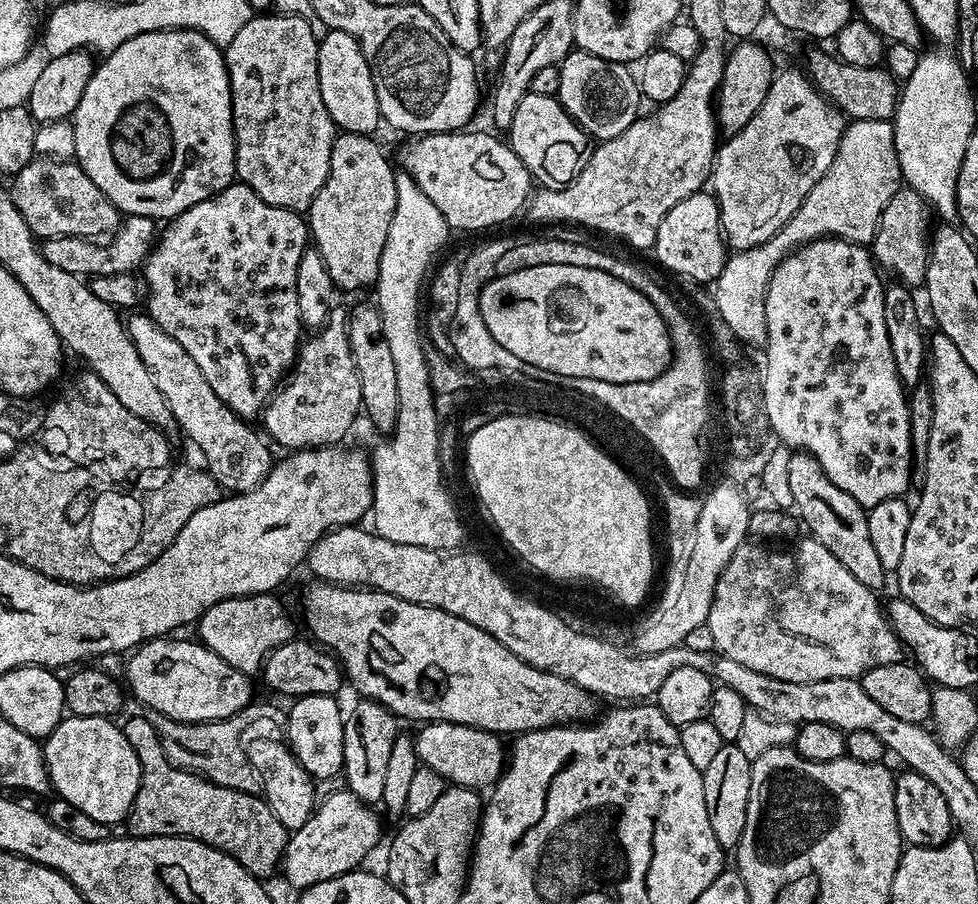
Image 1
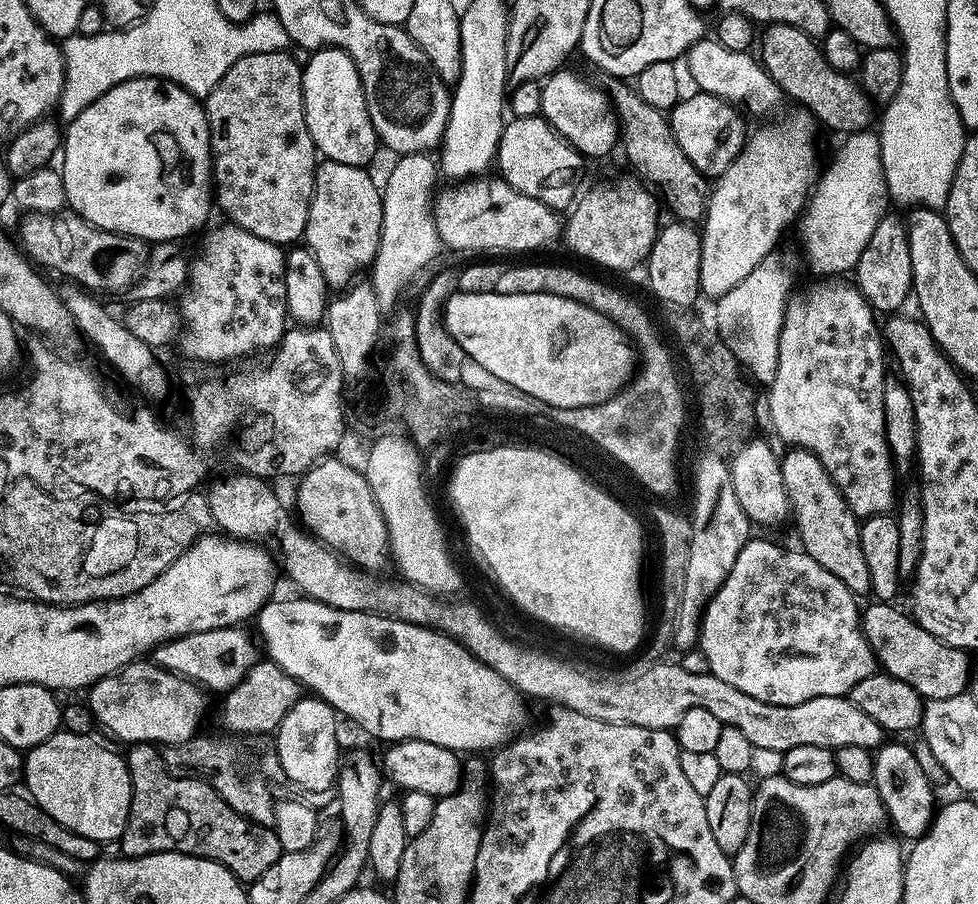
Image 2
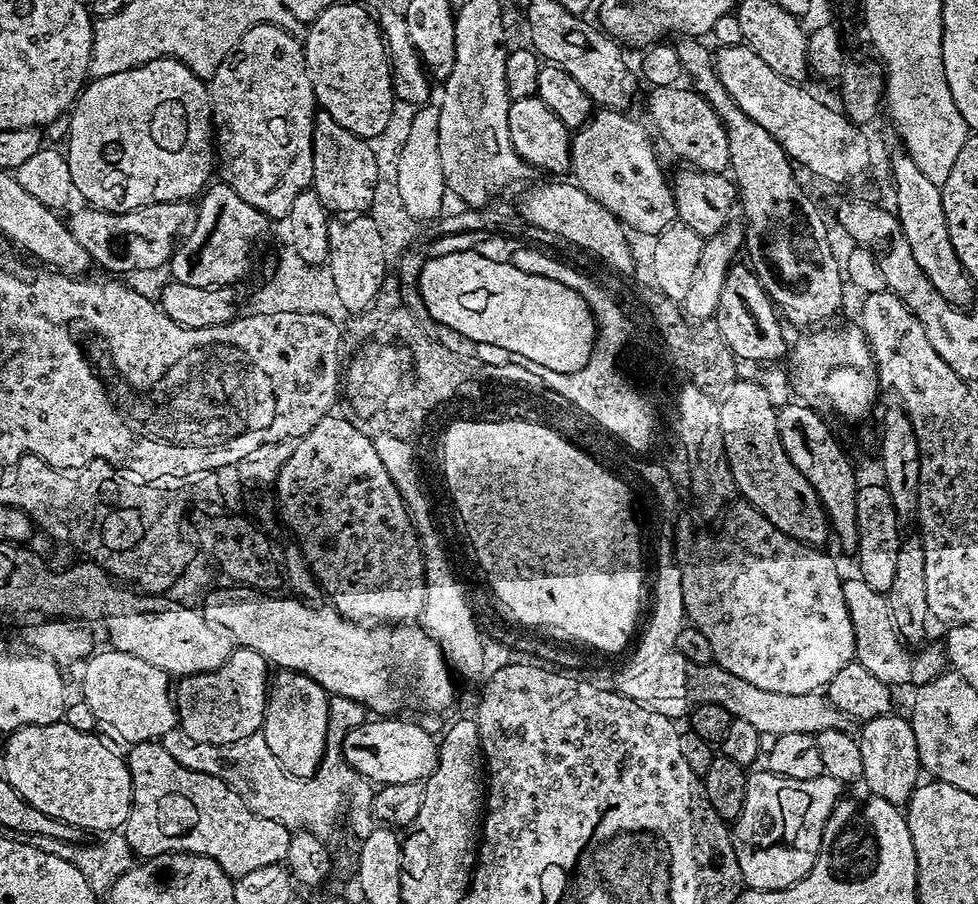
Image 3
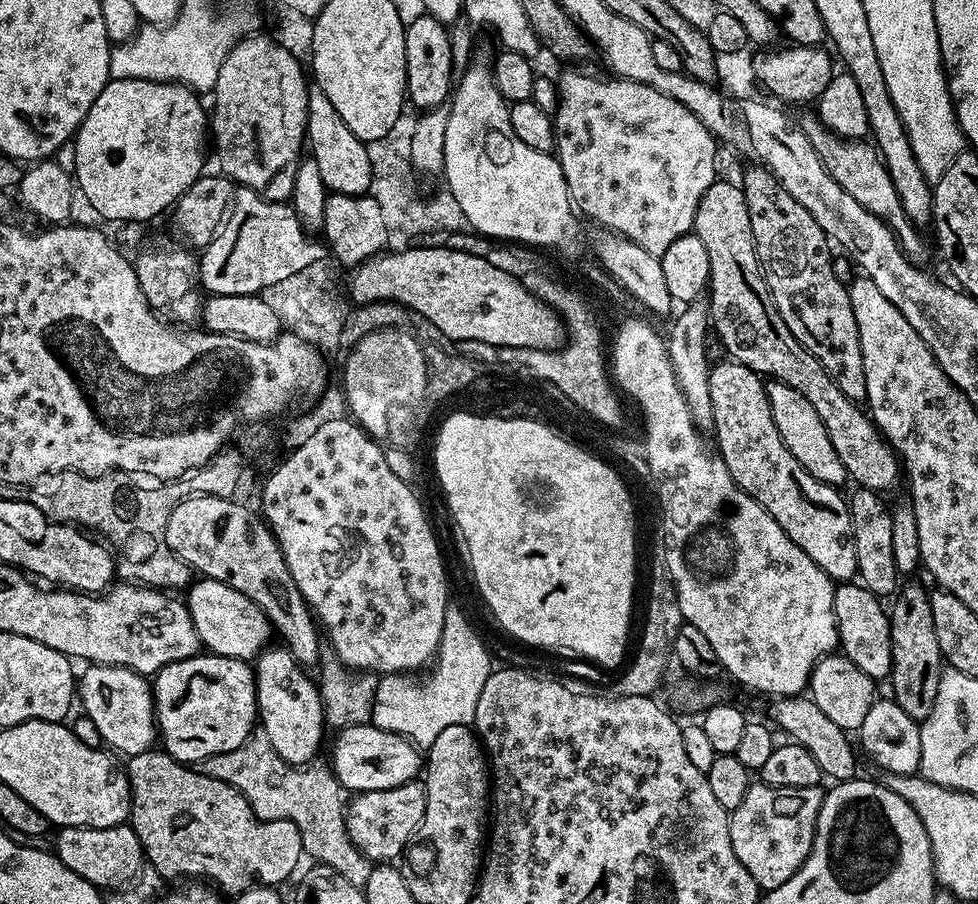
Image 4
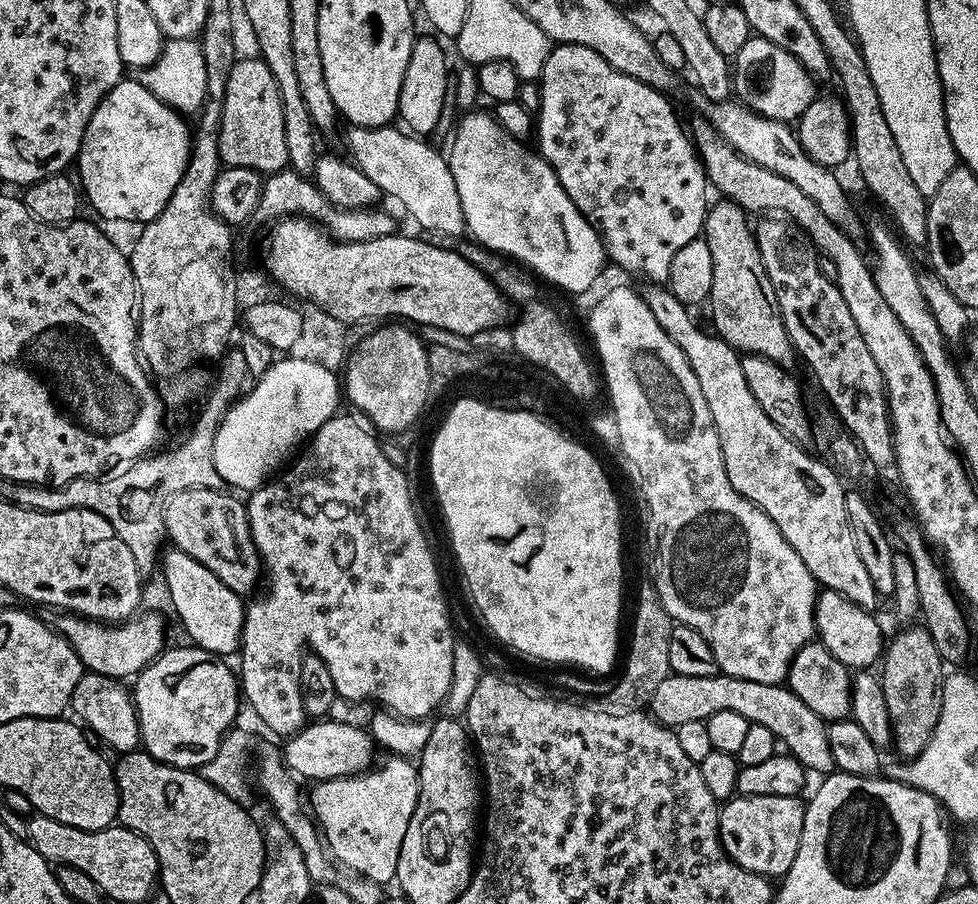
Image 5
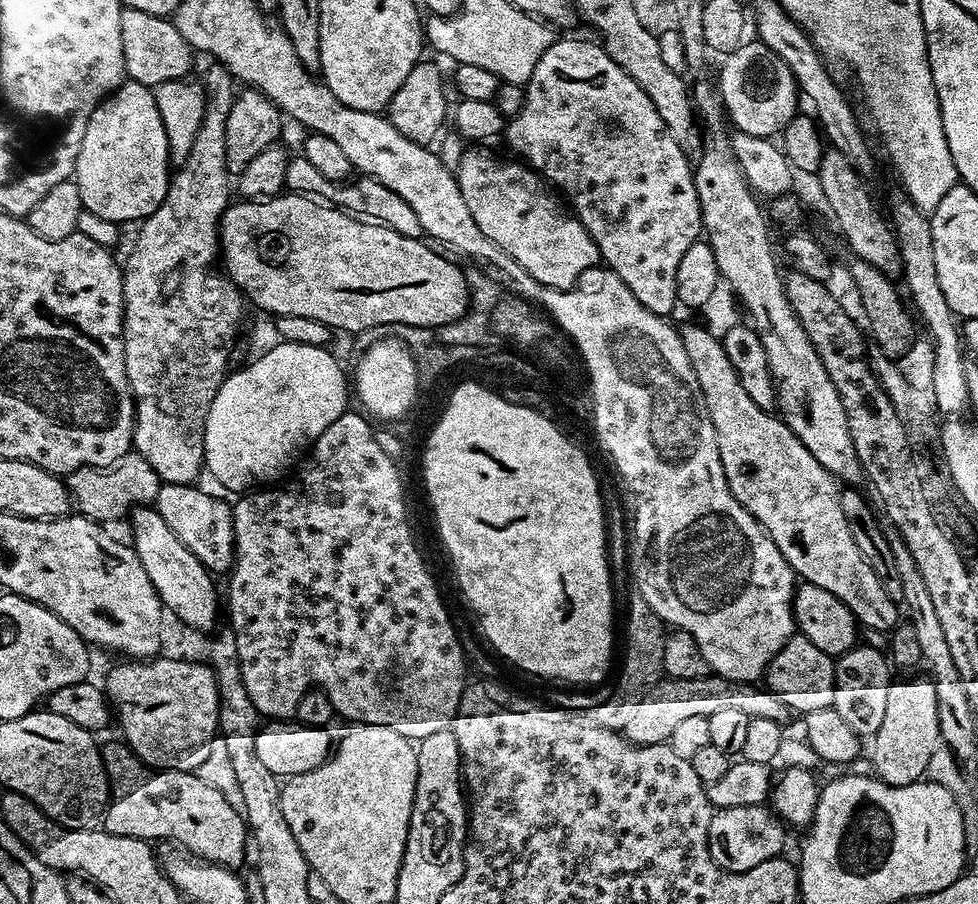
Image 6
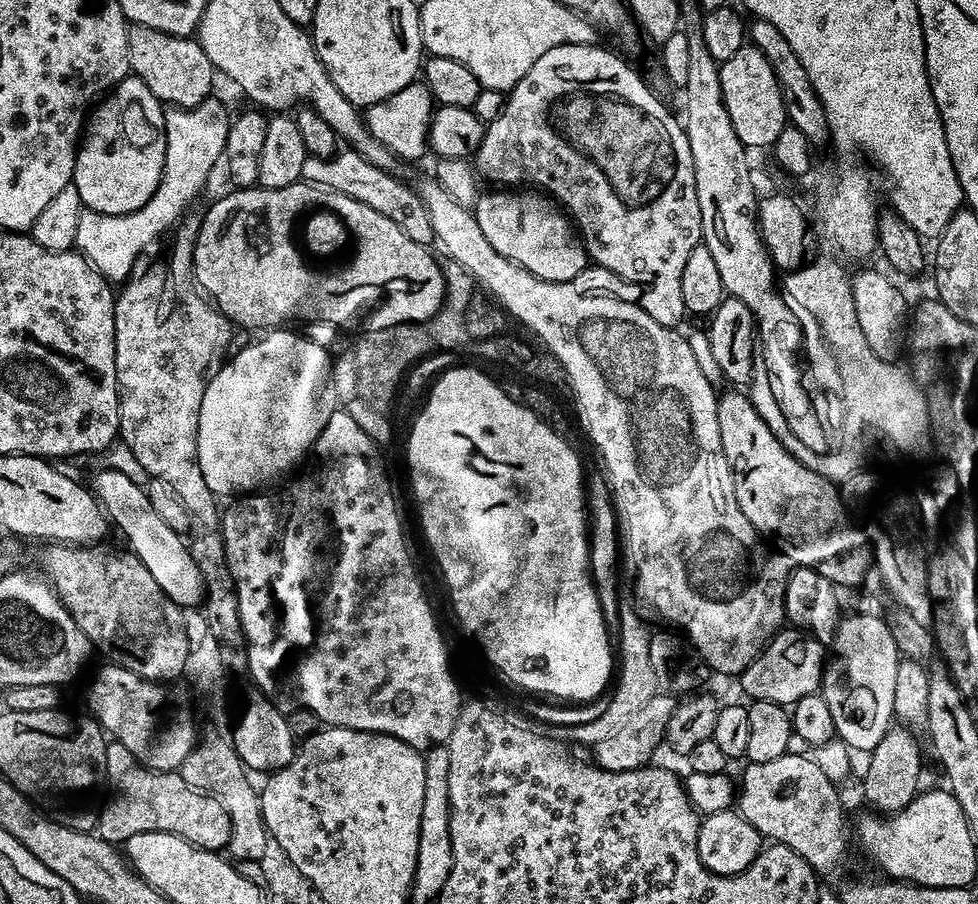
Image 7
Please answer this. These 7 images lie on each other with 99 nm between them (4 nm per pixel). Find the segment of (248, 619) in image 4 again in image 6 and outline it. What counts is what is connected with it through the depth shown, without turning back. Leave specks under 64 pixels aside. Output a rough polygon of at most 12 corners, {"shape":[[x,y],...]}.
{"shape":[[133,508],[131,547],[167,611],[208,630],[213,573],[162,522]]}

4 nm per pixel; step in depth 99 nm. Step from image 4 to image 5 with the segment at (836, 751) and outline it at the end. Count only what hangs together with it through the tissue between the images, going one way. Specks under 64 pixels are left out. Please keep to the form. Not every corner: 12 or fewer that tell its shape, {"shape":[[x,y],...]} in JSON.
{"shape":[[669,674],[651,715],[673,730],[734,710],[809,773],[836,768],[829,725],[784,684]]}

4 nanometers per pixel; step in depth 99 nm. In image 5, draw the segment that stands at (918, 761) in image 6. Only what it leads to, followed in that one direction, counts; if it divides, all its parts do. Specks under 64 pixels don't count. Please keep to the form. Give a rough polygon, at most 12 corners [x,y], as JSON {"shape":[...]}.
{"shape":[[922,626],[884,650],[893,747],[909,760],[942,710],[946,661]]}

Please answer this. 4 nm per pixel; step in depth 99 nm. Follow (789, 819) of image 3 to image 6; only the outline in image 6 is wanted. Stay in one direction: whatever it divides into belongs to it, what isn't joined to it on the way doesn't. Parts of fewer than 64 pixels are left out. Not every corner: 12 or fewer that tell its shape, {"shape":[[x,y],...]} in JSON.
{"shape":[[764,804],[713,811],[710,858],[727,872],[783,853],[784,821]]}

